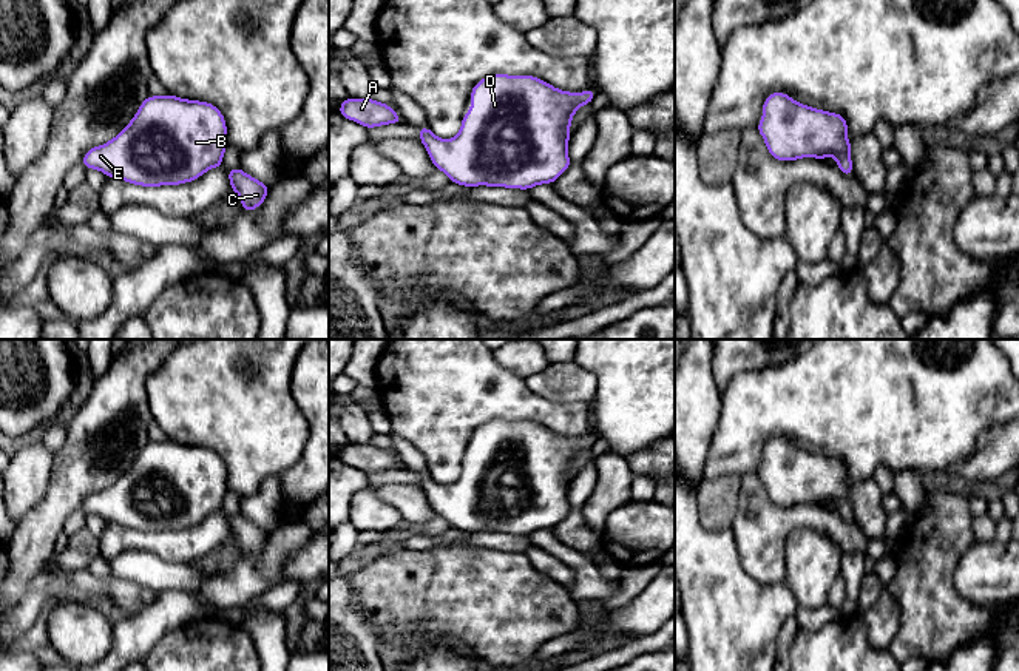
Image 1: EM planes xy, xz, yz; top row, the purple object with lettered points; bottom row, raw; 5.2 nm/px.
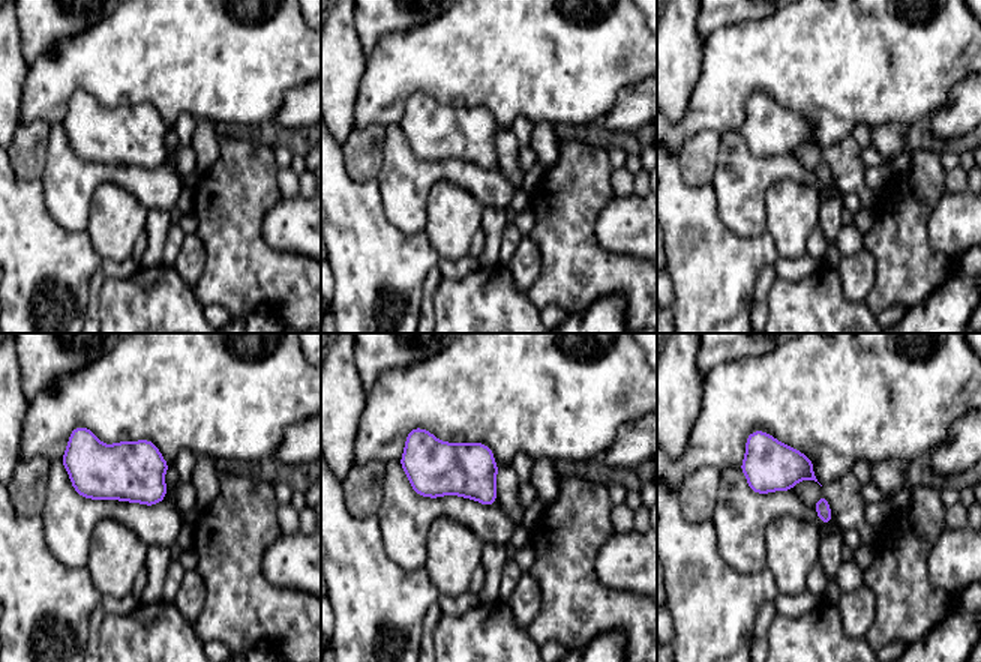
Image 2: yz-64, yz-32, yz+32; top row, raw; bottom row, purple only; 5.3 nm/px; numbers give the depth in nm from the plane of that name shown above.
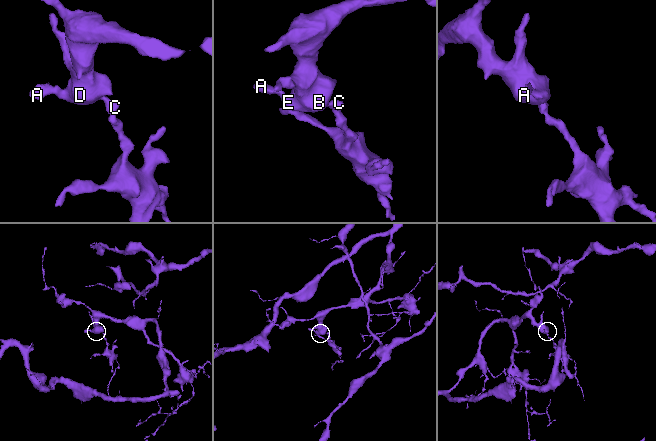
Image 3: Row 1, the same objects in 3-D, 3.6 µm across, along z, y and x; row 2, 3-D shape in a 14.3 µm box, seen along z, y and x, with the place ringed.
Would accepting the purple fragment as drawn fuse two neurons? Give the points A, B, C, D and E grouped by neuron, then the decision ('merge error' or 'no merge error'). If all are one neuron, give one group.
groups A B C D E; no merge error

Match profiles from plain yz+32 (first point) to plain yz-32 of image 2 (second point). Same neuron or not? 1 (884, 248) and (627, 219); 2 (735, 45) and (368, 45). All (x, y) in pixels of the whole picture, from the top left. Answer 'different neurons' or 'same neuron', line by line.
1: different neurons
2: different neurons

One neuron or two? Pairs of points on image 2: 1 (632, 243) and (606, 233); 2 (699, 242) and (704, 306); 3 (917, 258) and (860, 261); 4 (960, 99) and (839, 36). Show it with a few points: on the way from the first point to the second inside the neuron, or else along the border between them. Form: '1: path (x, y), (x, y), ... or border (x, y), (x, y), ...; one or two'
1: path (626, 237), (621, 233), (612, 233); one
2: path (704, 258), (704, 290); one
3: border (864, 246), (875, 263), (875, 282), (869, 296); two
4: border (965, 77), (927, 120); two

